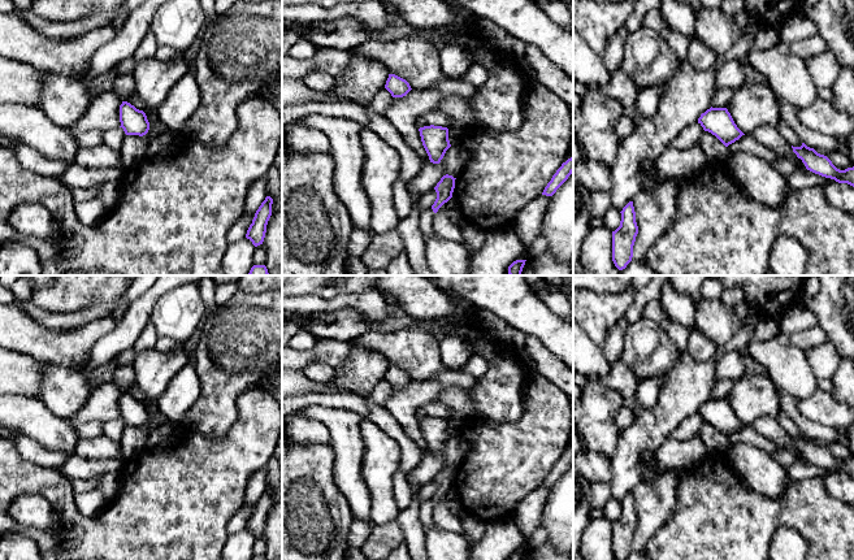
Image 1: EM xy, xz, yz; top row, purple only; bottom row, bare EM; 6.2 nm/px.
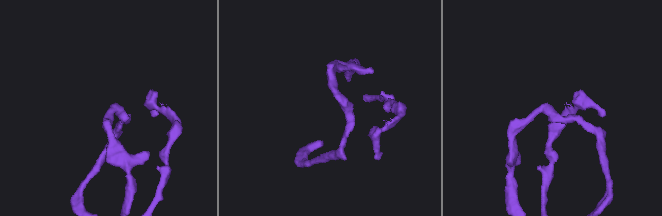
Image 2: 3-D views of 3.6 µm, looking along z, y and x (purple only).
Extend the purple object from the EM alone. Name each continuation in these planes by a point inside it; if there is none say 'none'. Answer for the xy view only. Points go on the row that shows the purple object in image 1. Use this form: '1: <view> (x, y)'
none

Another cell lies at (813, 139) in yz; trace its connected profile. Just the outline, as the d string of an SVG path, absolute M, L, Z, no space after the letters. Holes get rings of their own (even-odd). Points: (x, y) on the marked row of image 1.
M779 97L779 104L783 121L785 121L793 129L802 143L805 143L807 147L814 149L825 149L827 152L845 152L841 143L836 139L805 127L798 121L796 108L790 103Z

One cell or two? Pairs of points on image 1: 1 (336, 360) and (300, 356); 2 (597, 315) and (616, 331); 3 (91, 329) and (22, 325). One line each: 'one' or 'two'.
1: one
2: two
3: one

